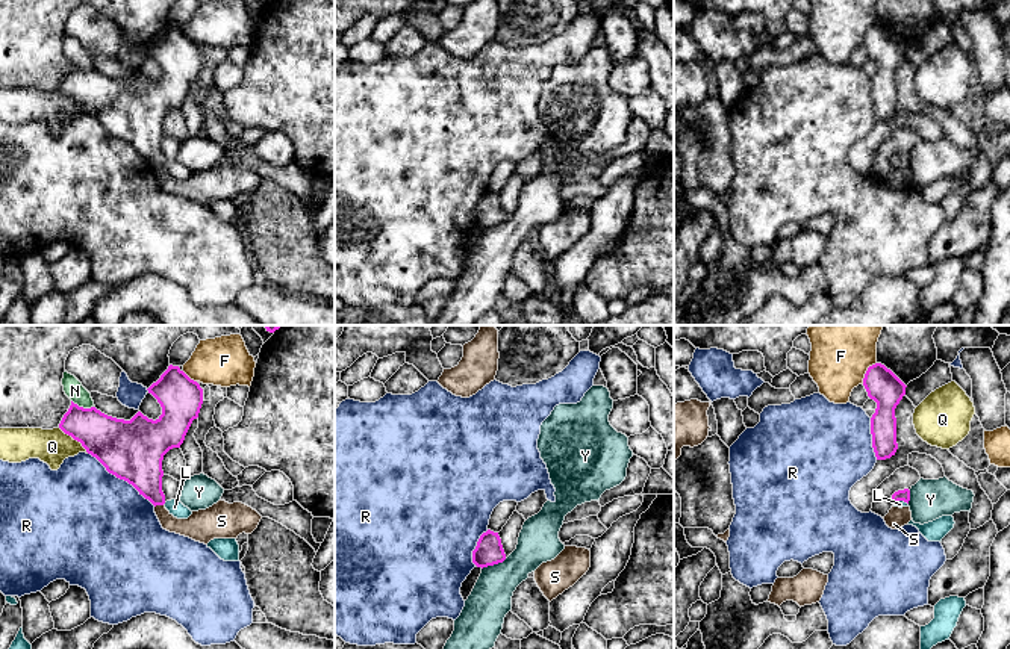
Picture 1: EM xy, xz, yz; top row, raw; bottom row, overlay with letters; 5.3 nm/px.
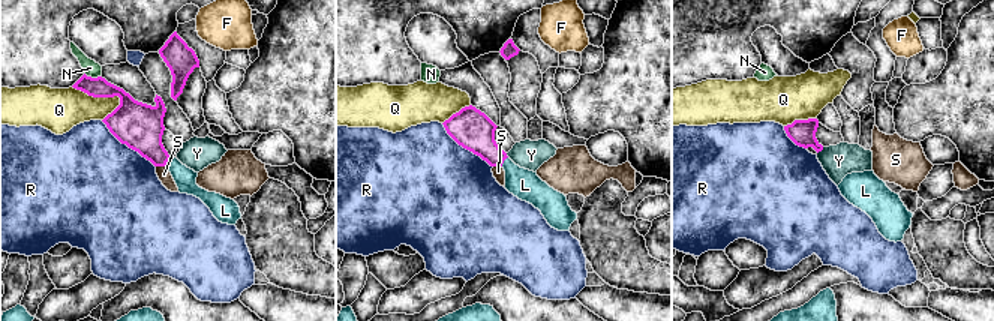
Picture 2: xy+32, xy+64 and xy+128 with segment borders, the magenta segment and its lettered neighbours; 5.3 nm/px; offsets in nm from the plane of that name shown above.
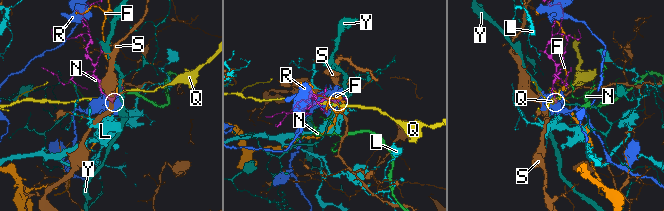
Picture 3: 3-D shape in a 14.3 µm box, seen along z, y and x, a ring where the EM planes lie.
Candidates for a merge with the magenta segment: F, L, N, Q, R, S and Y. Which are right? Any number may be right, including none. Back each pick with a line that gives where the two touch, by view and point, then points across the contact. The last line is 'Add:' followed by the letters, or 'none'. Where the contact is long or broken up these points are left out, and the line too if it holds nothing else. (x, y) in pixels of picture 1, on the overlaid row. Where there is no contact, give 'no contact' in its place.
L: meets magenta in yz at (900, 499); runs through yz (901, 495), (900, 499), (900, 504)
Add: L

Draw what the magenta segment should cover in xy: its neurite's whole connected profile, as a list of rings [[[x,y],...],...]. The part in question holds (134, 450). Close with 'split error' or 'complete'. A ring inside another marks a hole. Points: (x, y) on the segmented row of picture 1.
[[[170,365],[161,378],[148,389],[162,407],[162,415],[153,421],[138,411],[130,421],[117,419],[97,410],[83,408],[71,401],[59,428],[80,442],[88,454],[95,457],[109,474],[132,484],[139,495],[154,507],[165,504],[162,492],[162,460],[173,449],[180,448],[194,419],[198,418],[203,404],[203,389],[191,380],[179,366]]]; complete

